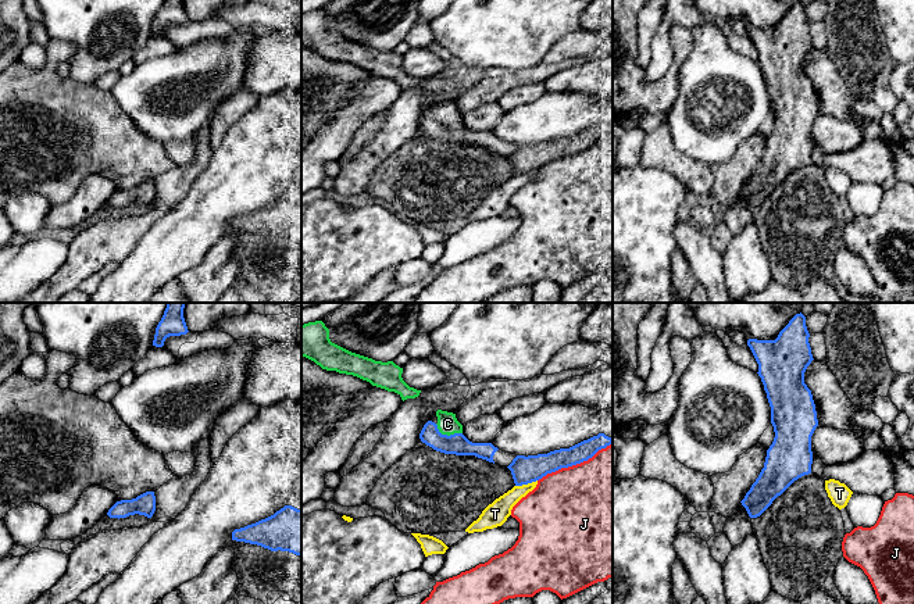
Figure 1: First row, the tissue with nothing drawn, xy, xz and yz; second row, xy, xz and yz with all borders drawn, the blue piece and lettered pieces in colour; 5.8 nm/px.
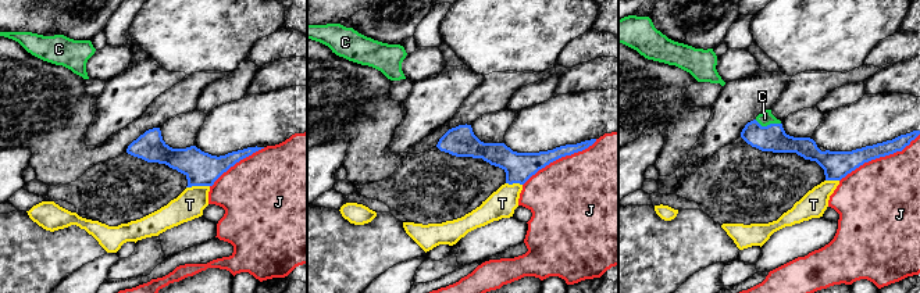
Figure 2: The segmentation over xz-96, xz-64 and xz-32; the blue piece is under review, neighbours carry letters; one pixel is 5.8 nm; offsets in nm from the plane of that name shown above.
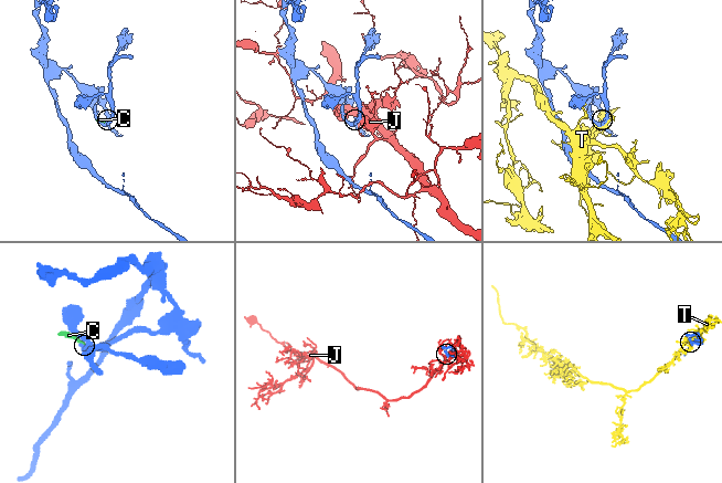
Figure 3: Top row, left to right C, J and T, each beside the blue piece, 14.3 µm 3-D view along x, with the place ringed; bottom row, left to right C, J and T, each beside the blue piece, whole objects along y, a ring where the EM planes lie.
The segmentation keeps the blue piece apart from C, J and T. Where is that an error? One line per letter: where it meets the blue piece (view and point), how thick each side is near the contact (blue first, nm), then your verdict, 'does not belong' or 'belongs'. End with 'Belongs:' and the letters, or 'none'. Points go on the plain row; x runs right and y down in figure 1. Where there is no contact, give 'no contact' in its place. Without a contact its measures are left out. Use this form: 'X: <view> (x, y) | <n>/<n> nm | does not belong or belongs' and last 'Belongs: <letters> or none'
C: xz (446, 124) | 120/120 nm | belongs
J: xz (574, 153) | 150/500 nm | does not belong
T: xz (525, 172) | 160/140 nm | does not belong
Belongs: C

